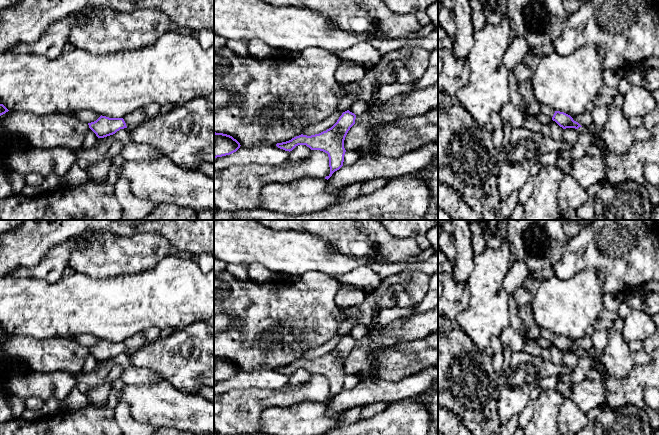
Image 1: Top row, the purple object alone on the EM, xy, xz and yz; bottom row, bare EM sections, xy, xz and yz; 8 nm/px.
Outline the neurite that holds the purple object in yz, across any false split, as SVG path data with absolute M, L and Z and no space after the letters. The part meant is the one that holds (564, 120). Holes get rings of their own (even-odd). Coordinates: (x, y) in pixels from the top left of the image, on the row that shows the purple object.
M555 111L552 120L555 121L563 129L578 129L579 127L582 127L578 122L574 121L570 115L560 111Z

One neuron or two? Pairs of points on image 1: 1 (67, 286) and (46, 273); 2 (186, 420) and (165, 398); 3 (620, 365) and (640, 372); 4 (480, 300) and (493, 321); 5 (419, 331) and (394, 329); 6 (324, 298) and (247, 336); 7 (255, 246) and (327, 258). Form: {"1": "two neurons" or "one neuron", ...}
{"1": "two neurons", "2": "one neuron", "3": "two neurons", "4": "one neuron", "5": "one neuron", "6": "one neuron", "7": "one neuron"}

